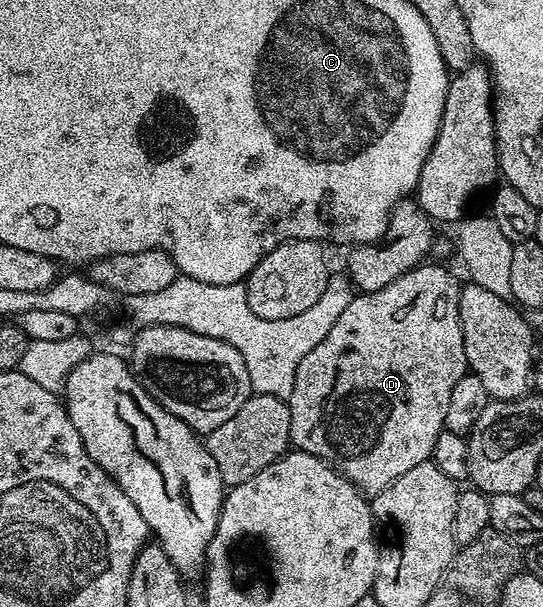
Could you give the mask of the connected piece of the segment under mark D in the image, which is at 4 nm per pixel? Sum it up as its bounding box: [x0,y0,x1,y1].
[288,264,468,495]

